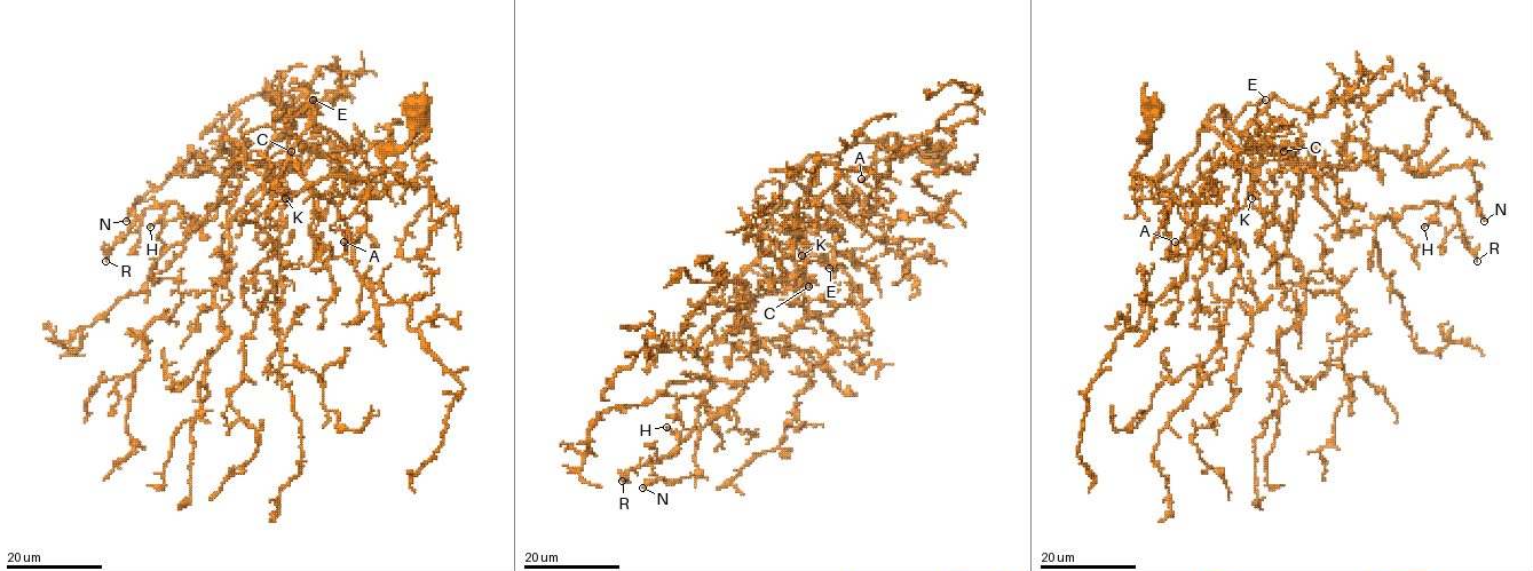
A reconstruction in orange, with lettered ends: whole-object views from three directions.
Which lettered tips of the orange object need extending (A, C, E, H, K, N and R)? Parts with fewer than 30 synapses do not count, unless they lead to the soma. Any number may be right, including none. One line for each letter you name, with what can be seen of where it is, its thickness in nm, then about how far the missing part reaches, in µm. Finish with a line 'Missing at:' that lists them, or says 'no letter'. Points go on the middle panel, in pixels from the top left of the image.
E: at (829, 268); 170 nm thick; about 60 µm are missing
R: at (622, 481); 260 nm thick; about 20 µm are missing
Missing at: E, R

